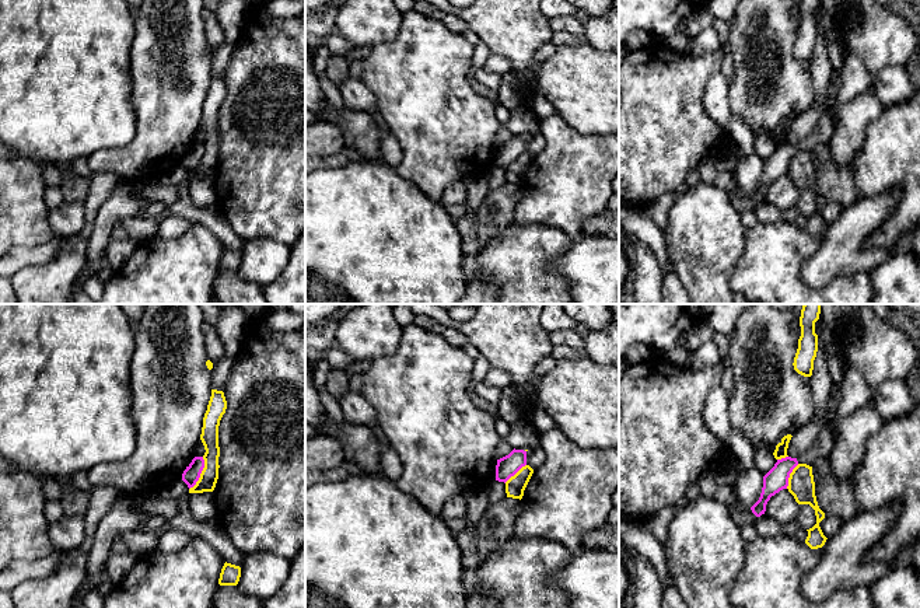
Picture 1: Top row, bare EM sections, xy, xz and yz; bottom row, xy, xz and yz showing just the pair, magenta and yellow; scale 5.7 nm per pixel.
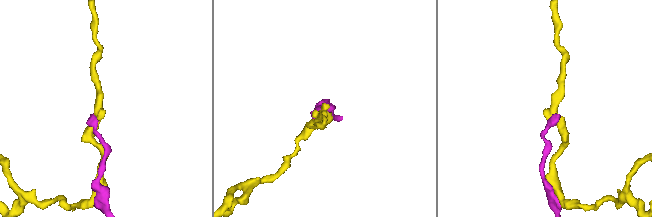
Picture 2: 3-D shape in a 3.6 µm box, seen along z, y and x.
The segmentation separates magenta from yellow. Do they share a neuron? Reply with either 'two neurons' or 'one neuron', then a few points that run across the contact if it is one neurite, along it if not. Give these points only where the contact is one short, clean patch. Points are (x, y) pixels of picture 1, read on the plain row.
two neurons

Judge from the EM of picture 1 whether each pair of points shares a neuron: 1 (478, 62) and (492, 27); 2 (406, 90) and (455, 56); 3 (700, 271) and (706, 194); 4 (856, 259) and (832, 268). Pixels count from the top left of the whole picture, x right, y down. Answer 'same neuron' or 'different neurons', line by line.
1: different neurons
2: same neuron
3: same neuron
4: same neuron

